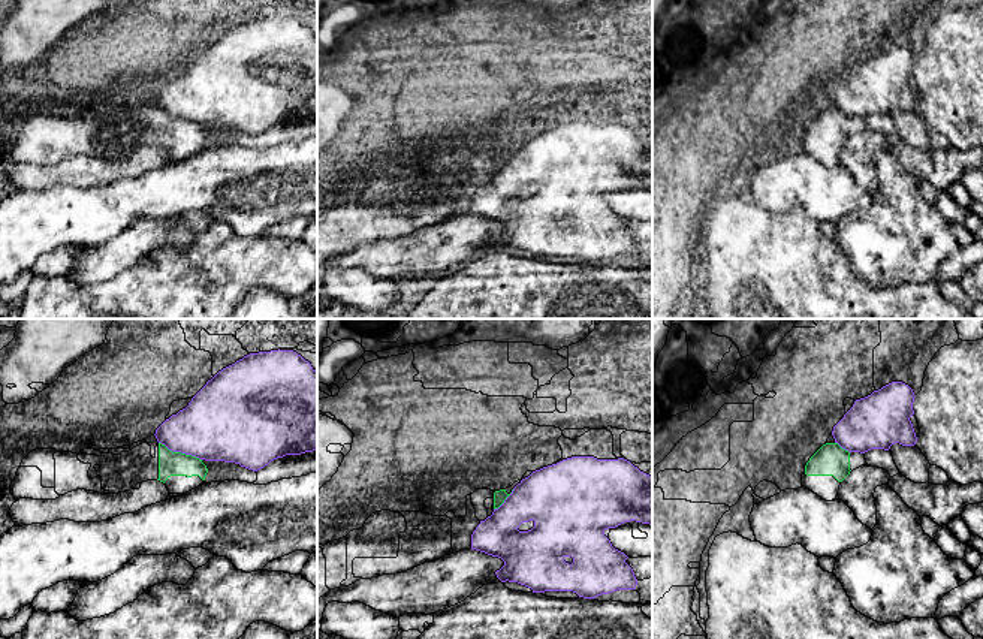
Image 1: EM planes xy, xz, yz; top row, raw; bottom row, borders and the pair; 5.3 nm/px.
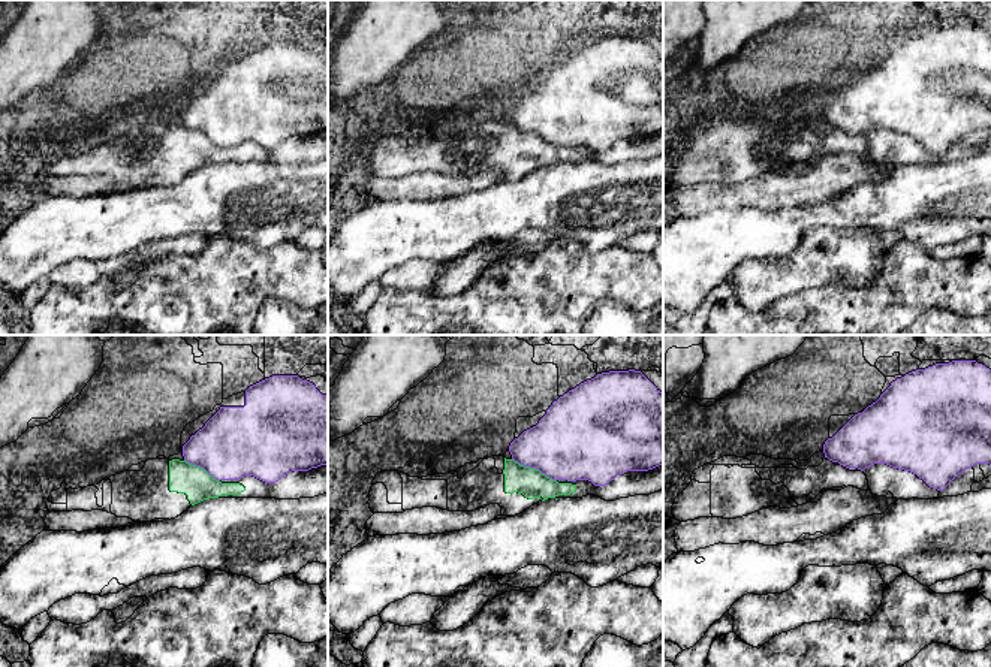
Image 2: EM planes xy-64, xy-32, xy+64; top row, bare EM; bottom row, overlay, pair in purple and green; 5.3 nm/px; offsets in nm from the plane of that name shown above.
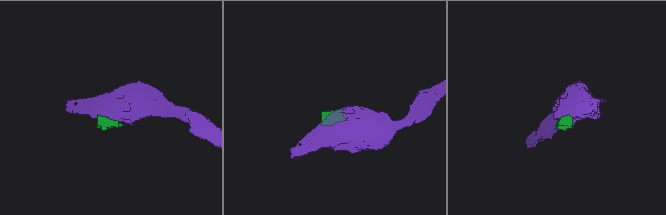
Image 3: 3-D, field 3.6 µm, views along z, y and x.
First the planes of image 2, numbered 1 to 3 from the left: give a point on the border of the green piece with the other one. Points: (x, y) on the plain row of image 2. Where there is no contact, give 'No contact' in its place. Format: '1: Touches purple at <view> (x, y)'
1: Touches purple at xy-64 (202, 132)
2: Touches purple at xy-32 (535, 132)
3: No contact

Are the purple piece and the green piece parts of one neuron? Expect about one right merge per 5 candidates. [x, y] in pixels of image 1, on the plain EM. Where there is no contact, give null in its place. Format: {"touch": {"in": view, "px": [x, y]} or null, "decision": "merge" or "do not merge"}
{"touch": {"in": "xy", "px": [180, 115]}, "decision": "do not merge"}

